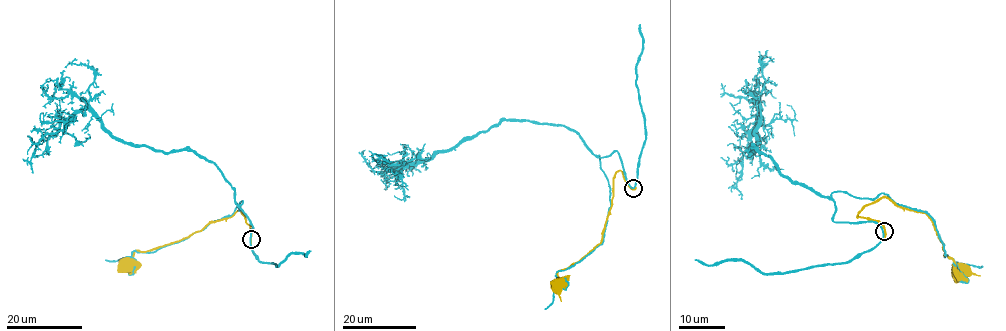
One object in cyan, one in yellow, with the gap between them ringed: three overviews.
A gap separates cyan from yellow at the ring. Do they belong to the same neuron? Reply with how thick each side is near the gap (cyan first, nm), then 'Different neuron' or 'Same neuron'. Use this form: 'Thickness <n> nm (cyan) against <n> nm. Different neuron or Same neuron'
Thickness 200 nm (cyan) against 200 nm. Different neuron

